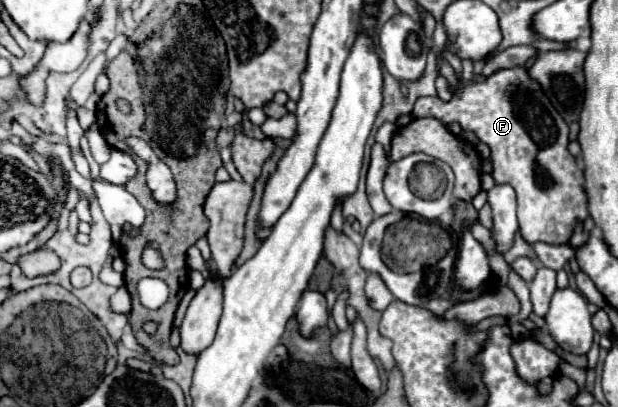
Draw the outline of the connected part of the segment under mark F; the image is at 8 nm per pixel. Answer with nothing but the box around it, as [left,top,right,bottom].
[413,65,587,245]

